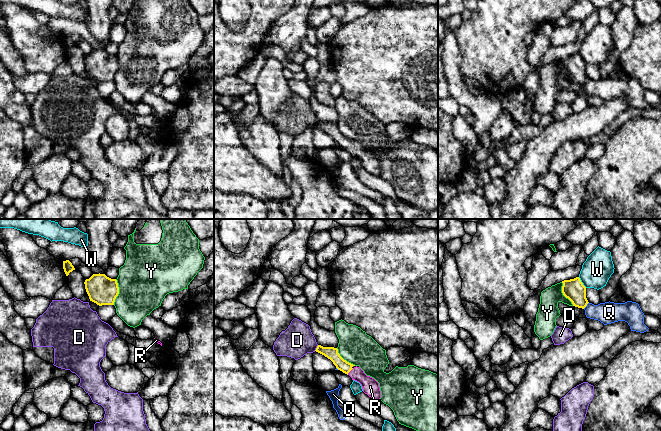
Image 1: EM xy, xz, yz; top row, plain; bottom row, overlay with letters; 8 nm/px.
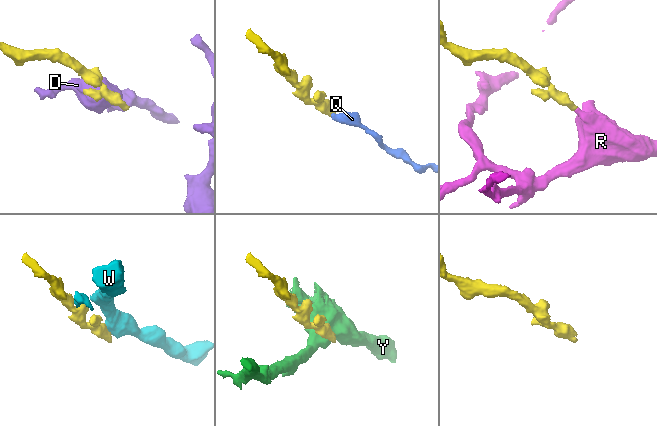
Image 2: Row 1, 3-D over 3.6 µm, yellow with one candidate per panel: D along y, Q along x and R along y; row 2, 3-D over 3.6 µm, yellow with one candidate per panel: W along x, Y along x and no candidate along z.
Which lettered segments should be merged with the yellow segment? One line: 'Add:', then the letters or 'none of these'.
Add: R

